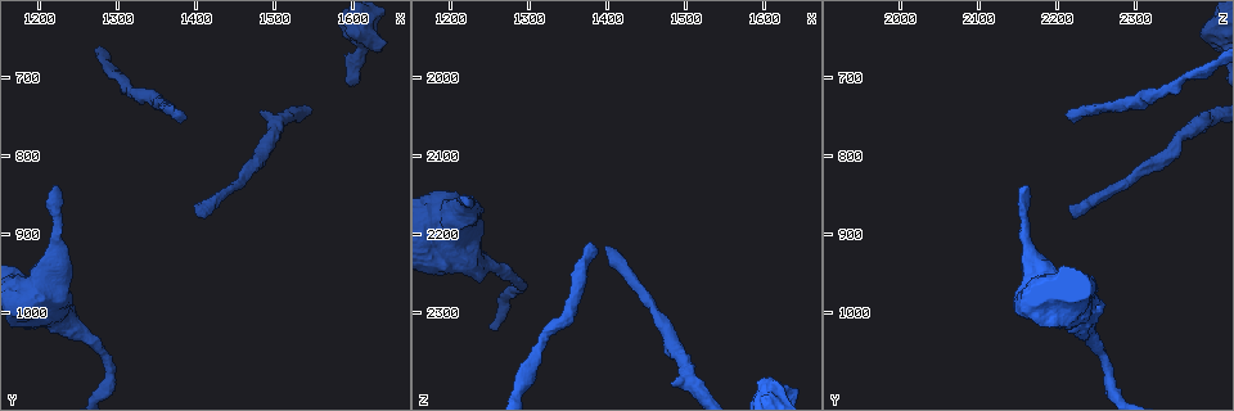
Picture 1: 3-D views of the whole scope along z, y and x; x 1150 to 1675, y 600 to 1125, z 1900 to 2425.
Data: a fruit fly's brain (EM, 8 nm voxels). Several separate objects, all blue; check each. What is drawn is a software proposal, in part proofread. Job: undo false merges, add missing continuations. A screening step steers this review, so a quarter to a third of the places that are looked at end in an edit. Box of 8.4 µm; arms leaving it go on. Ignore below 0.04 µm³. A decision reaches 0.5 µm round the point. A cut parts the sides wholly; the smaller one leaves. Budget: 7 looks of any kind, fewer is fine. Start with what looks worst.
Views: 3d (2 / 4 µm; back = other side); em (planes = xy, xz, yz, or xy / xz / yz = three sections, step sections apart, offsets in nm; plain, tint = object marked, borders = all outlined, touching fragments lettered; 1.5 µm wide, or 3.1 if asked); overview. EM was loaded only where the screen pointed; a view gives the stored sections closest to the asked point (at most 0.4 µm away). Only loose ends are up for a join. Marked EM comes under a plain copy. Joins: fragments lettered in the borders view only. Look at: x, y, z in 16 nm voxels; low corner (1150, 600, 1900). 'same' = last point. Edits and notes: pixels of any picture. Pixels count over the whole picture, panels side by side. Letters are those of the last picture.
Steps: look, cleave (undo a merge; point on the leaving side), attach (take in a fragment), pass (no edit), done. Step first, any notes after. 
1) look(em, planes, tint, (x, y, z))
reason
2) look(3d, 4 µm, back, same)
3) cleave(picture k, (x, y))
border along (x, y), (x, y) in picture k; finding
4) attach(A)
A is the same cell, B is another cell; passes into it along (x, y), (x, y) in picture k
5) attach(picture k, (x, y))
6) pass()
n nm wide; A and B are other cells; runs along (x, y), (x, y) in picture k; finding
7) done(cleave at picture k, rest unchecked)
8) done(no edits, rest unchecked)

look(3d, 4 µm, (1225, 840, 2165))
an open end

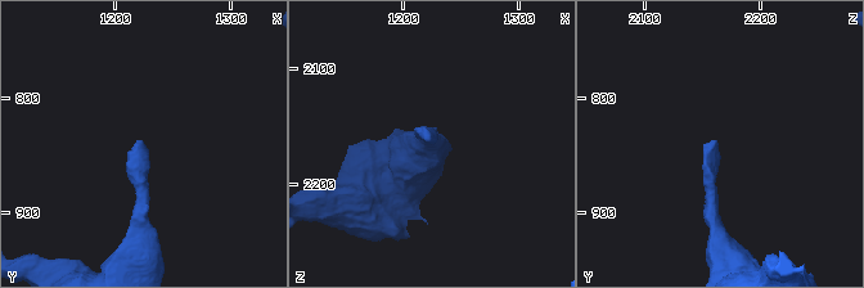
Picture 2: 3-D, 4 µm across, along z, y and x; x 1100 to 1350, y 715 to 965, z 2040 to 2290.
look(em, yz, step 4, tint, (1224, 838, 2162))
shape alone is not enough

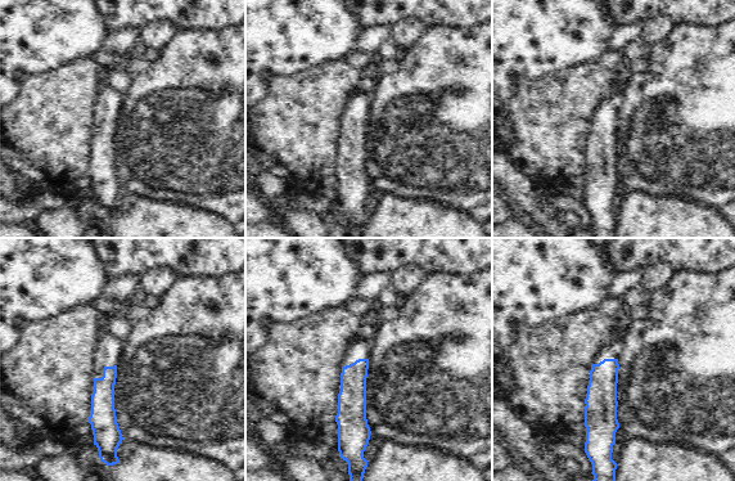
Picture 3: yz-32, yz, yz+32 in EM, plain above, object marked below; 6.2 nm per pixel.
look(em, planes, borders, same)
another direction

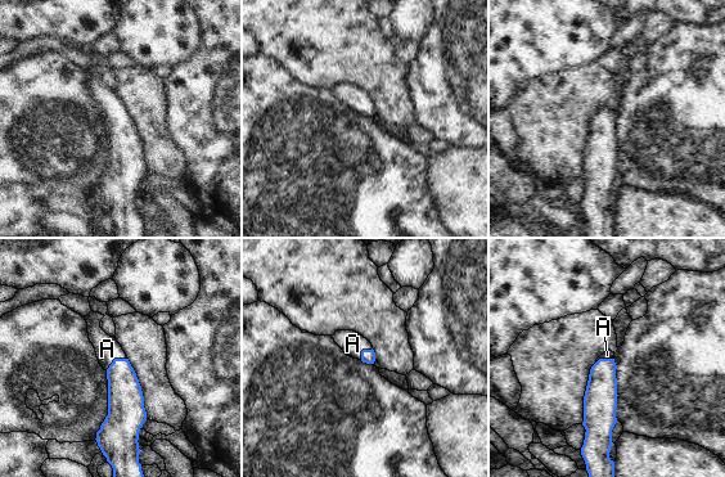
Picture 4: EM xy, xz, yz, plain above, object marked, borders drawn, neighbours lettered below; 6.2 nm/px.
attach(A)
A touches over 150 nm; A is the same cell; passes into it along (125, 397), (115, 359), (107, 349) in picture 4; it goes on there

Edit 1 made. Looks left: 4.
look(3d, 2 µm, (1385, 750, 2215))
an open end

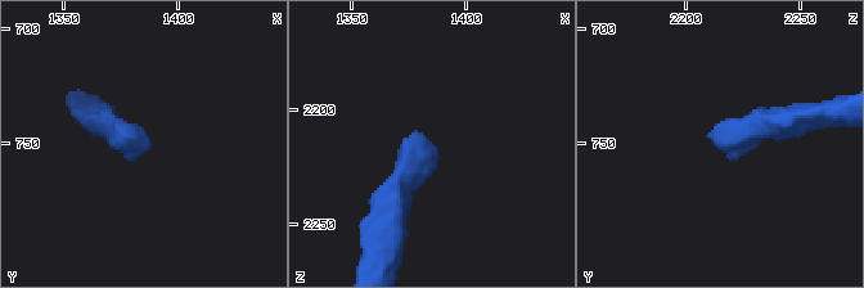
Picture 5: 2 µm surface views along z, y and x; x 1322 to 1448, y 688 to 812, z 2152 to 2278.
look(em, xy, step 4, borders, (1388, 752, 2217))
need the tissue

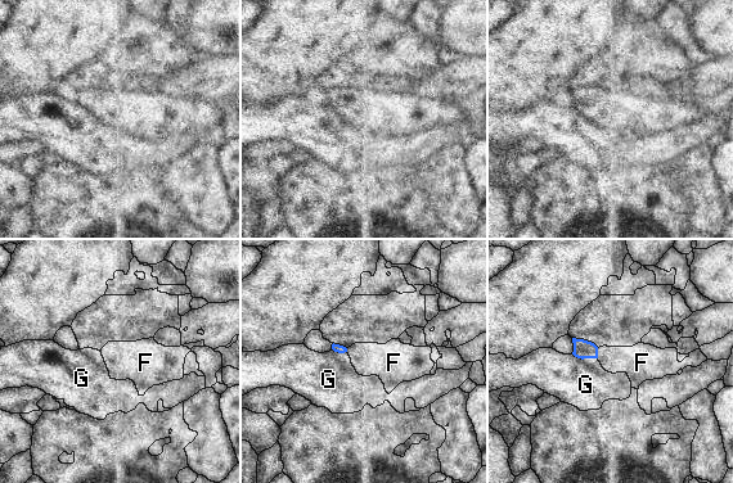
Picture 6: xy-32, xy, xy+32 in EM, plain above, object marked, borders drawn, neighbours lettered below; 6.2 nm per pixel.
look(em, yz, step 4, borders, same)
cut it another way

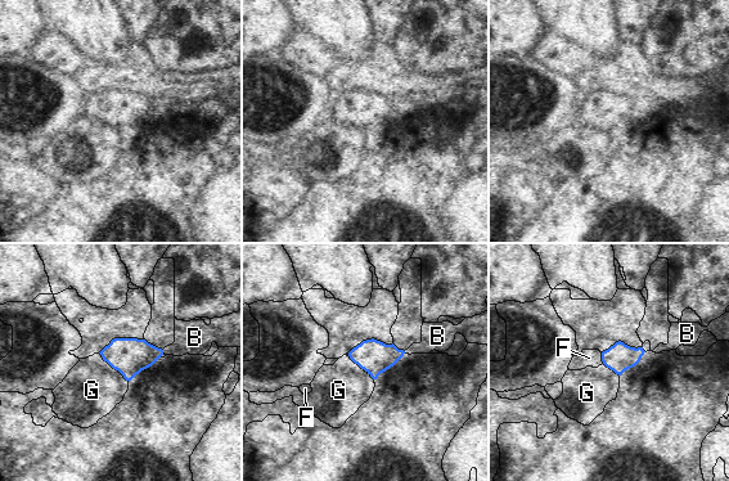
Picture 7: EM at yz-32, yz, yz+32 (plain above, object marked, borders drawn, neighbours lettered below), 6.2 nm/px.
attach(F)
F is the same cell, B and G are other cells; passes into it along (619, 358), (602, 358), (589, 358) in picture 7; it goes on there

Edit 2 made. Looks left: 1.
done(attach at picture 4, attach at picture 7, rest unchecked)

